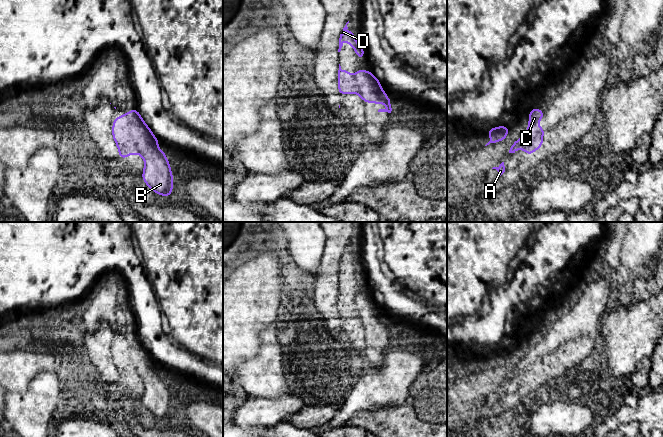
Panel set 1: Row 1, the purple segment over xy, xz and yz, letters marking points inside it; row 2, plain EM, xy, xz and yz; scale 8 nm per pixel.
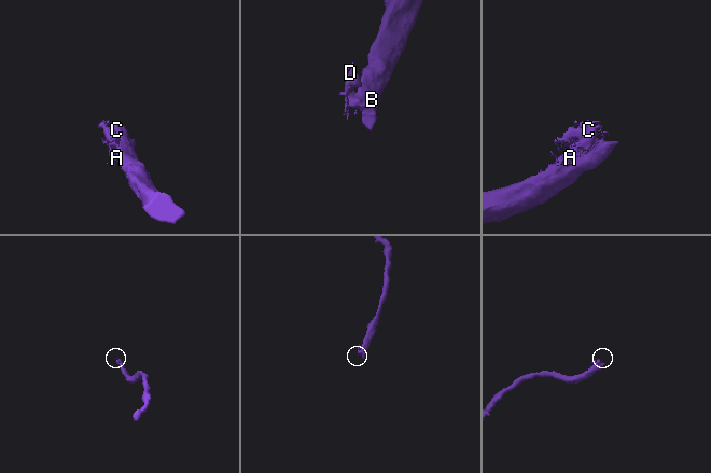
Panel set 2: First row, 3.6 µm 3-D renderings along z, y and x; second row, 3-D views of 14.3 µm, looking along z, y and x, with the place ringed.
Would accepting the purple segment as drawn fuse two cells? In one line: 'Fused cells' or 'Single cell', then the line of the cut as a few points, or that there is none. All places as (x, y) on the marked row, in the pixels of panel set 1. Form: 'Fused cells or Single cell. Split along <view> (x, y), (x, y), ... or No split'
Fused cells. Split along xy (132, 132), (144, 127), (152, 135), (151, 142), (155, 147)

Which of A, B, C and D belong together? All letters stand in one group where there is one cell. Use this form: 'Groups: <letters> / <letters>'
Groups: A C D / B

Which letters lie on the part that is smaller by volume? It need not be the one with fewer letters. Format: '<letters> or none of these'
A, C, D

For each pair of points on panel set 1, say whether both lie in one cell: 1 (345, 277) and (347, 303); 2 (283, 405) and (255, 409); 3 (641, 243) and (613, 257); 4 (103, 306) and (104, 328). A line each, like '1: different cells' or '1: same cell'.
1: same cell
2: same cell
3: different cells
4: different cells

